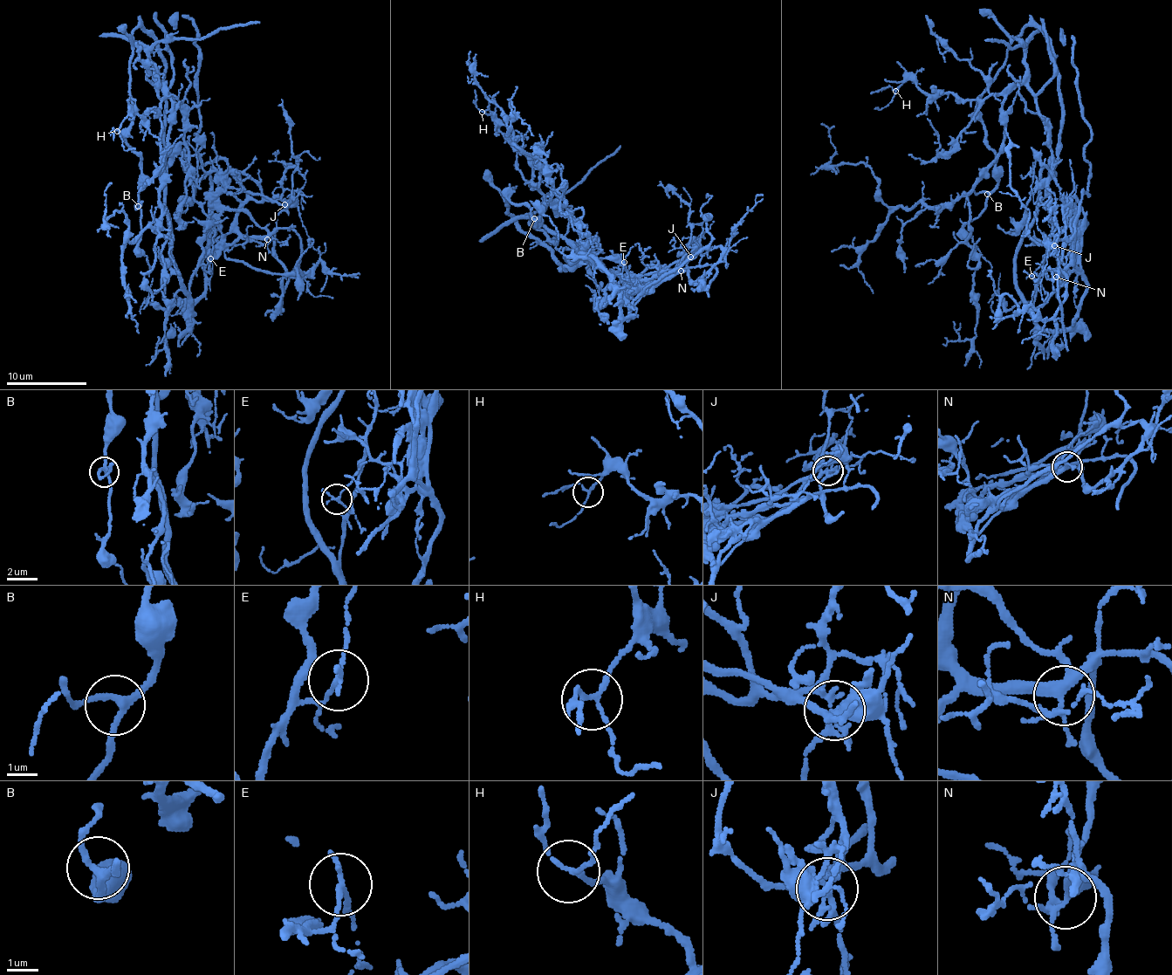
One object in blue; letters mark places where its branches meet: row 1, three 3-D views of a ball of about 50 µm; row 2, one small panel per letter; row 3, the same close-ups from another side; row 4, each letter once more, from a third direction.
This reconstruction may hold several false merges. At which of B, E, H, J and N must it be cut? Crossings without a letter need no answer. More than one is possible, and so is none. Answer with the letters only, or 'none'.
E, J

